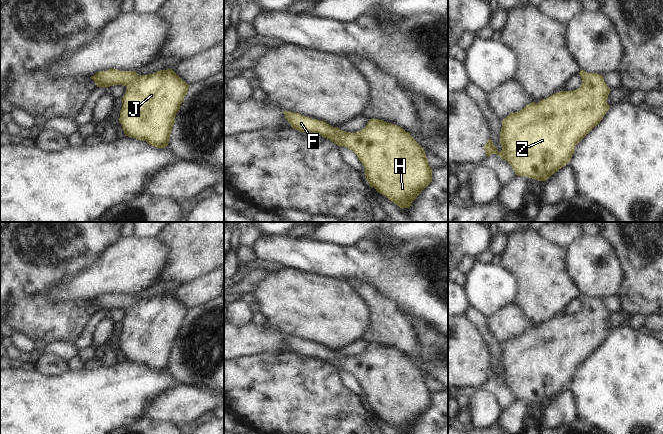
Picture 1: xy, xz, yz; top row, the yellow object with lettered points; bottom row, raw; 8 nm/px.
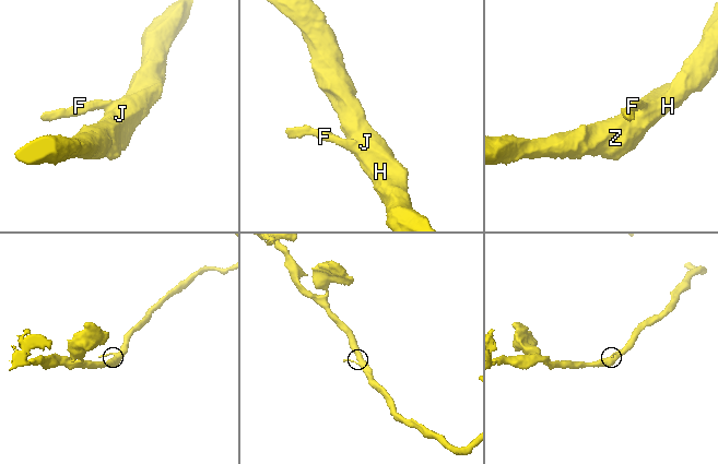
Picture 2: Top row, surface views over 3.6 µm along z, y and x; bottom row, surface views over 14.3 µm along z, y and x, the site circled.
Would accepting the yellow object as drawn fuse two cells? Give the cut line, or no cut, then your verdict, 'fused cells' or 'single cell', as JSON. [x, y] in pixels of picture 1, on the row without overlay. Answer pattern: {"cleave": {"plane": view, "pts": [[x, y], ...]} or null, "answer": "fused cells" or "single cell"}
{"cleave": null, "answer": "single cell"}

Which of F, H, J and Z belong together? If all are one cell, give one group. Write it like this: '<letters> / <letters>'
F H J Z

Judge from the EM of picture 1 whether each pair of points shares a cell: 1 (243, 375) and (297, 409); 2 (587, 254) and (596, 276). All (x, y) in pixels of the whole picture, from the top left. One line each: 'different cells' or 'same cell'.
1: same cell
2: same cell

